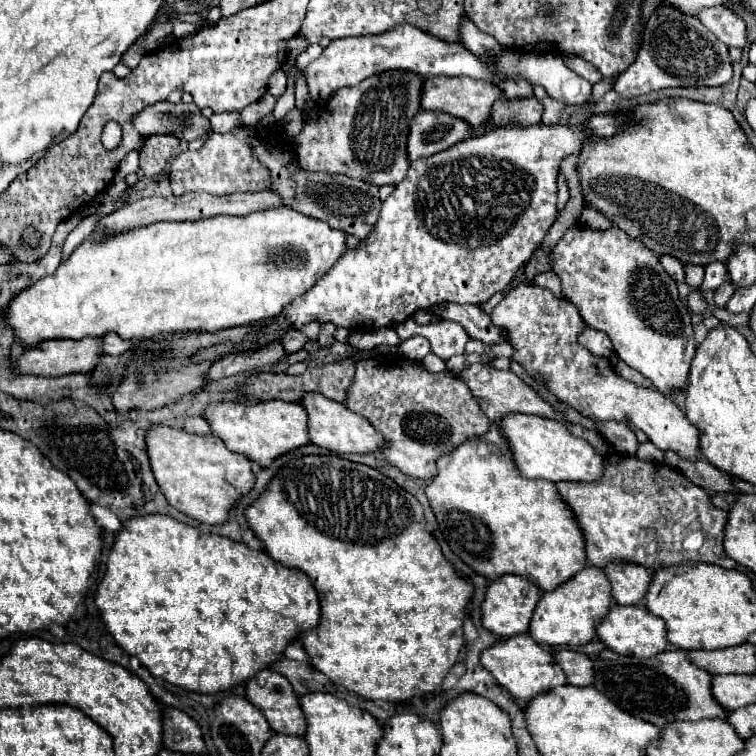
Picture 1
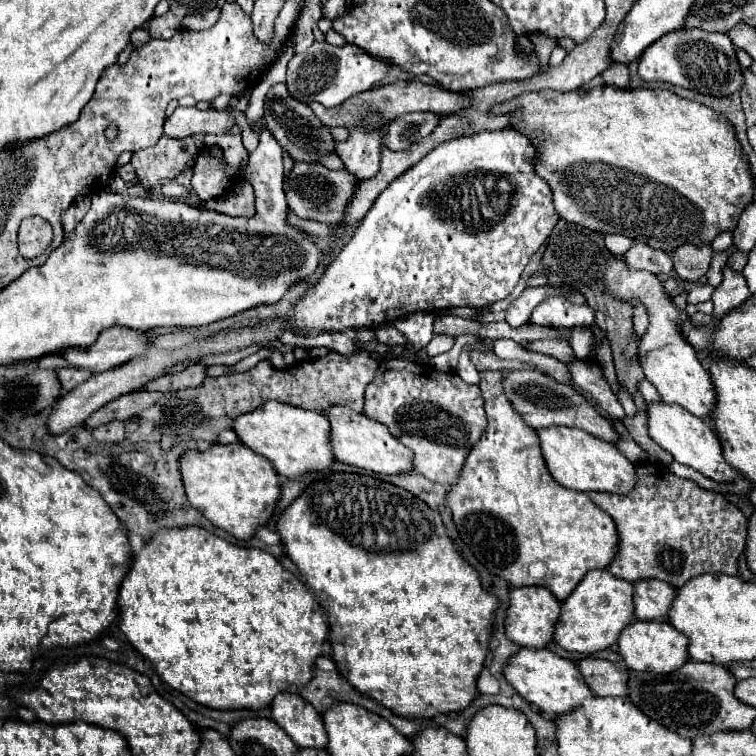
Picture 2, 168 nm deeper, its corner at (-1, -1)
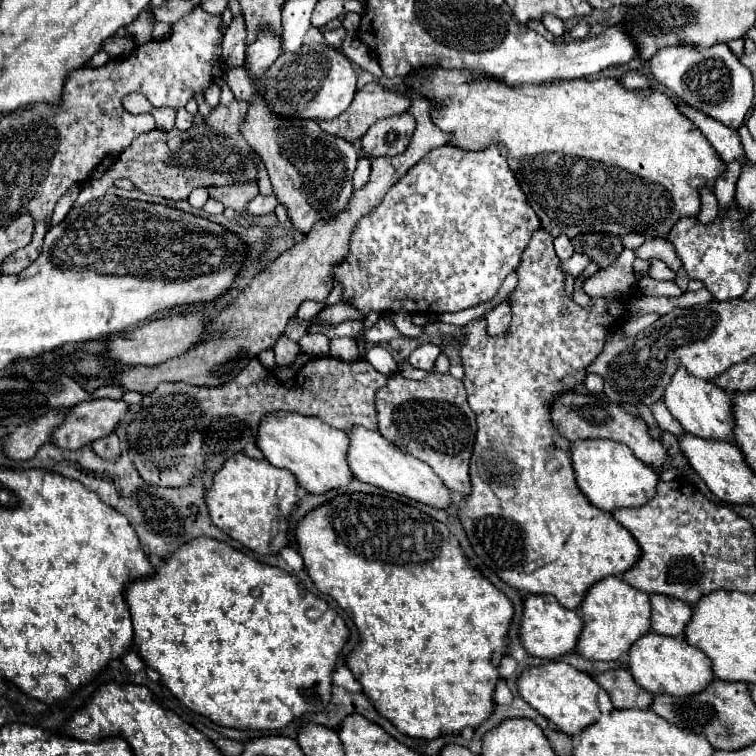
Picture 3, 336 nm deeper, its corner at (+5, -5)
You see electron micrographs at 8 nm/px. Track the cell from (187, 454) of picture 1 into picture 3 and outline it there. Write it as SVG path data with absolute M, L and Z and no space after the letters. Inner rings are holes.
M235 453L215 471L211 485L205 489L205 503L211 521L221 531L247 549L267 555L287 545L287 517L297 503L297 487L291 471L277 469L265 459Z

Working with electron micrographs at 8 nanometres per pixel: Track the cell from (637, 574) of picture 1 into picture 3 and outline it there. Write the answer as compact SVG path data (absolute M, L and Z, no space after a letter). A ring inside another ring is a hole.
M651 595L651 631L661 635L681 635L689 617L691 607L685 601L667 595Z

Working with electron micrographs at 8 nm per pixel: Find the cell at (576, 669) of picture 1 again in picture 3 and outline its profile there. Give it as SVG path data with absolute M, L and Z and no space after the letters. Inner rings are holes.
M609 669L593 679L609 693L617 709L647 709L653 701L653 695L639 687L627 669Z

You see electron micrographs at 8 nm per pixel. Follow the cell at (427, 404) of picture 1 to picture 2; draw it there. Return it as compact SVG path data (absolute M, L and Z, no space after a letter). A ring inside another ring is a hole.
M403 357L379 363L379 371L365 391L365 415L387 425L391 435L415 453L417 473L445 487L457 483L469 451L487 427L477 385L465 383L457 373L441 373Z

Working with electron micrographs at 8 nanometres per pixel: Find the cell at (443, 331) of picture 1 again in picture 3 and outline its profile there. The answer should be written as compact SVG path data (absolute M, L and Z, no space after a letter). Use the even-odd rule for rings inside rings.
M425 343L425 345L419 345L411 355L409 355L409 363L415 367L415 369L425 369L425 371L431 371L437 355L441 353L441 349L437 345L431 345L431 343Z

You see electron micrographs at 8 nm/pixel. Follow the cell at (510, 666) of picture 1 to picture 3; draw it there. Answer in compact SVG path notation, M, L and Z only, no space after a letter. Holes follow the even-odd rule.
M549 661L545 665L527 667L517 679L519 695L541 715L545 715L559 731L567 735L577 735L583 727L595 721L599 709L611 711L613 703L605 689L601 689L593 677L583 671L577 671L561 661Z

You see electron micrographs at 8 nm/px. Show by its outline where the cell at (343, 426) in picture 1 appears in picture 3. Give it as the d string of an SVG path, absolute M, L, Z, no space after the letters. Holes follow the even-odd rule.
M351 427L347 431L347 437L349 437L347 463L355 479L363 483L371 483L375 487L381 487L397 495L405 495L421 503L427 503L431 507L447 507L451 503L451 491L443 487L443 483L437 479L433 469L427 463L417 461L405 449L389 443L385 437L379 435L379 431L371 431L365 427Z

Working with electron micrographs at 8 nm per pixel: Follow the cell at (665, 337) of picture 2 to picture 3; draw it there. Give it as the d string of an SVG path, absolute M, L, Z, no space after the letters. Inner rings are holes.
M679 367L675 371L675 375L671 377L671 383L667 385L667 389L663 393L663 403L687 433L705 437L705 439L711 439L711 437L729 439L731 437L731 431L733 431L731 395L711 381L695 379L691 373L685 371L685 367Z

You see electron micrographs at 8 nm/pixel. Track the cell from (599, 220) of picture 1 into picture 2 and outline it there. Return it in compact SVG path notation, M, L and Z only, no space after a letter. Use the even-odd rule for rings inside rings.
M601 233L603 237L605 237L605 241L607 241L607 247L609 247L609 251L613 253L613 255L623 255L633 243L625 237L623 234L606 234Z

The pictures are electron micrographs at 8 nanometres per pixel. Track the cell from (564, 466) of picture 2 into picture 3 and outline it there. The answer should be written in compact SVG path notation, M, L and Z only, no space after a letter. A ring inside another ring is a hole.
M579 439L569 443L569 453L577 487L591 505L613 511L617 507L641 507L653 497L659 477L651 467L641 463L625 445L611 439Z

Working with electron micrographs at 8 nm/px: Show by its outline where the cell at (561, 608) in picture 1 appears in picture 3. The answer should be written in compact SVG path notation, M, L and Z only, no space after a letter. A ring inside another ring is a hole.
M605 577L593 583L577 607L583 629L575 653L591 661L617 661L645 633L649 633L649 595L623 583L619 577Z

